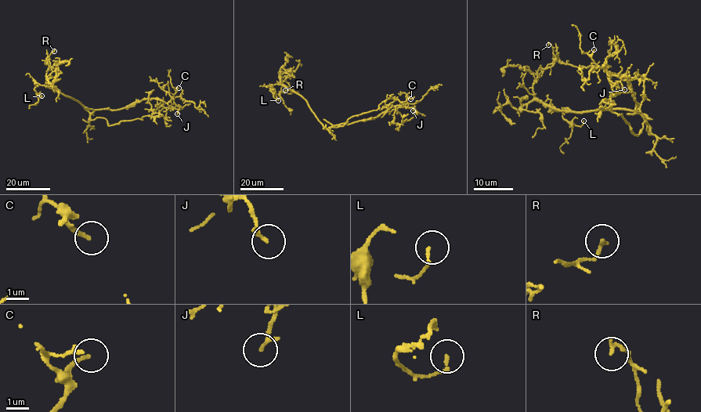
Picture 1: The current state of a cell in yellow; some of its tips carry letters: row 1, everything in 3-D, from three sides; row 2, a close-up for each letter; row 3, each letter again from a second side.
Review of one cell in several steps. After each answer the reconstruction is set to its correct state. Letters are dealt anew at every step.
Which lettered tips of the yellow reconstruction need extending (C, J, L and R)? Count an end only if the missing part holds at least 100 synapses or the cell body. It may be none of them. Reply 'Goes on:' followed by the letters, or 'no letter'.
Goes on: no letter

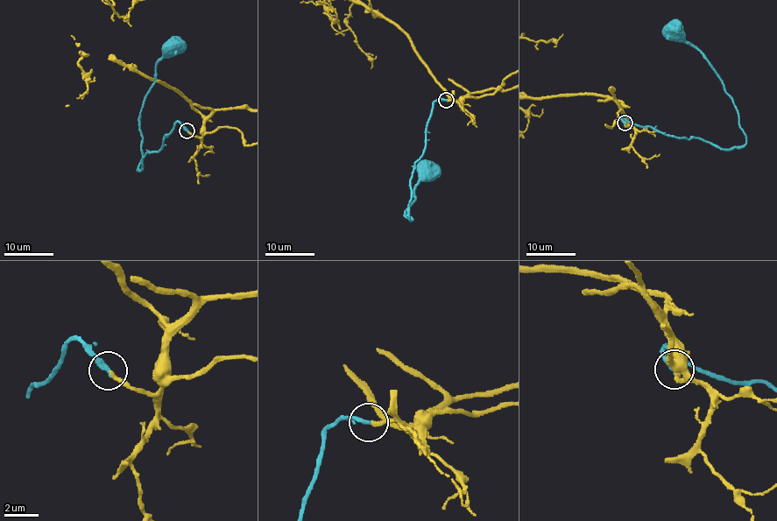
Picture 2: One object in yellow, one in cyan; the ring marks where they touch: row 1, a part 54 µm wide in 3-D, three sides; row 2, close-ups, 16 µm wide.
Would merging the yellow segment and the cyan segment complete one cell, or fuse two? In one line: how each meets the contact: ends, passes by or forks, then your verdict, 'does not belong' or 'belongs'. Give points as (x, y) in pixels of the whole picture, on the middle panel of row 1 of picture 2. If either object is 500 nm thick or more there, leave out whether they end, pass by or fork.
yellow ends | cyan ends | belongs

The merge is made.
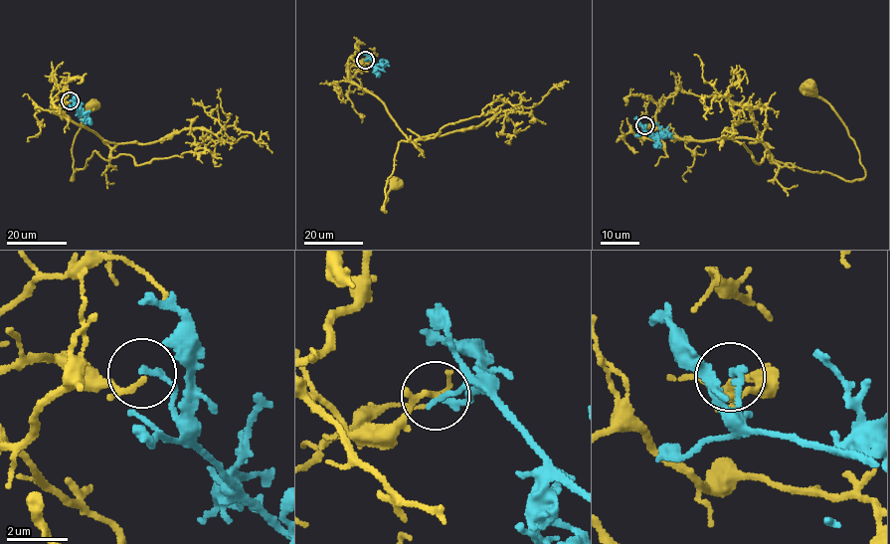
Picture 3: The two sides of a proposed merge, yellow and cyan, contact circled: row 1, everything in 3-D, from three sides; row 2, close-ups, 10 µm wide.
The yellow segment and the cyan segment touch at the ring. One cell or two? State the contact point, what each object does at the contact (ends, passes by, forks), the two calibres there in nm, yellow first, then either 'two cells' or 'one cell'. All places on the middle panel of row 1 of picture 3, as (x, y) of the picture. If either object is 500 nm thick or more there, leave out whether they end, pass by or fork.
(365, 60) | yellow passes by | cyan ends | 120/200 nm | two cells

